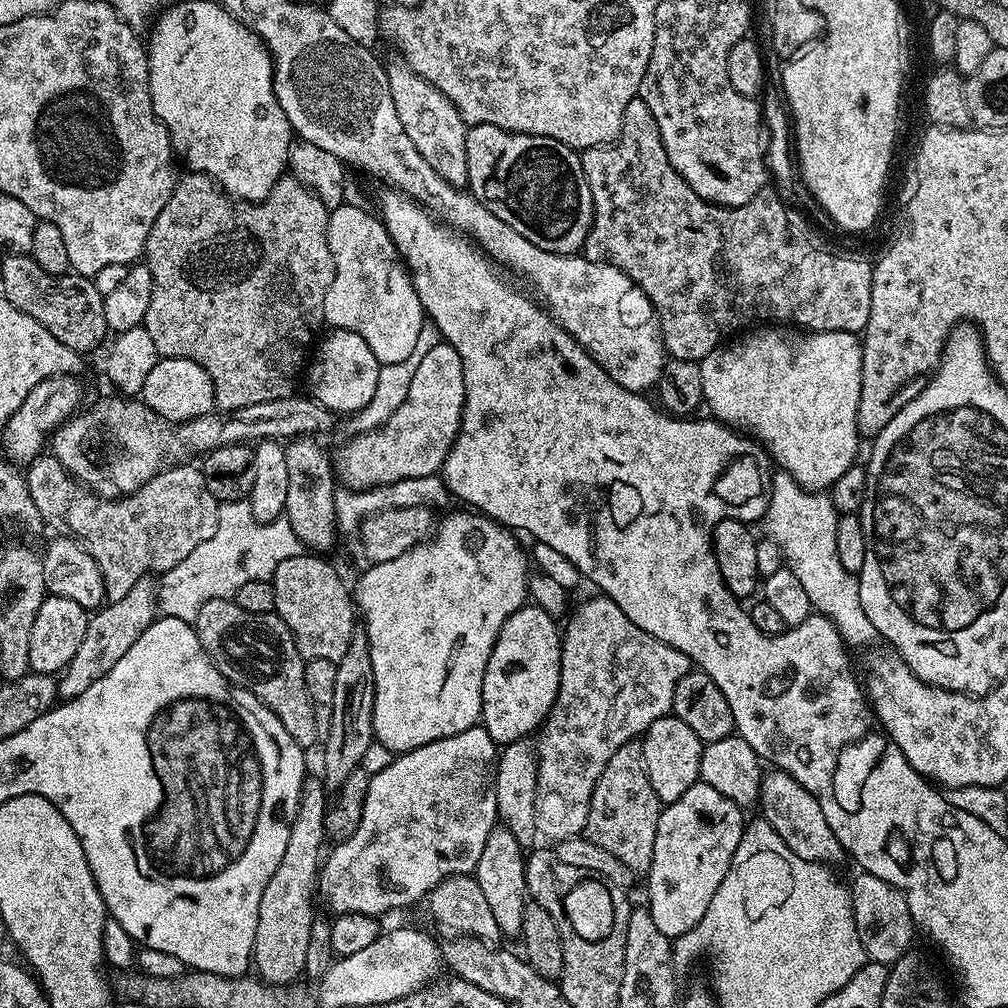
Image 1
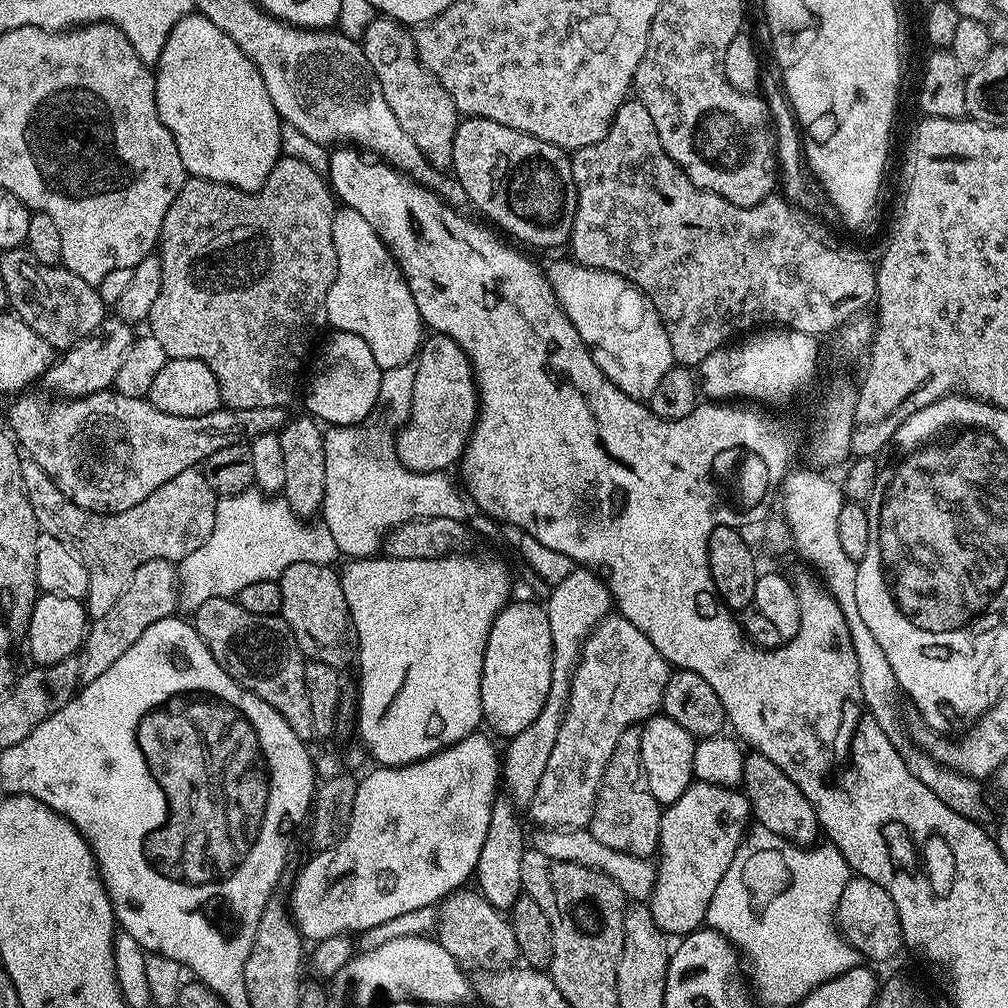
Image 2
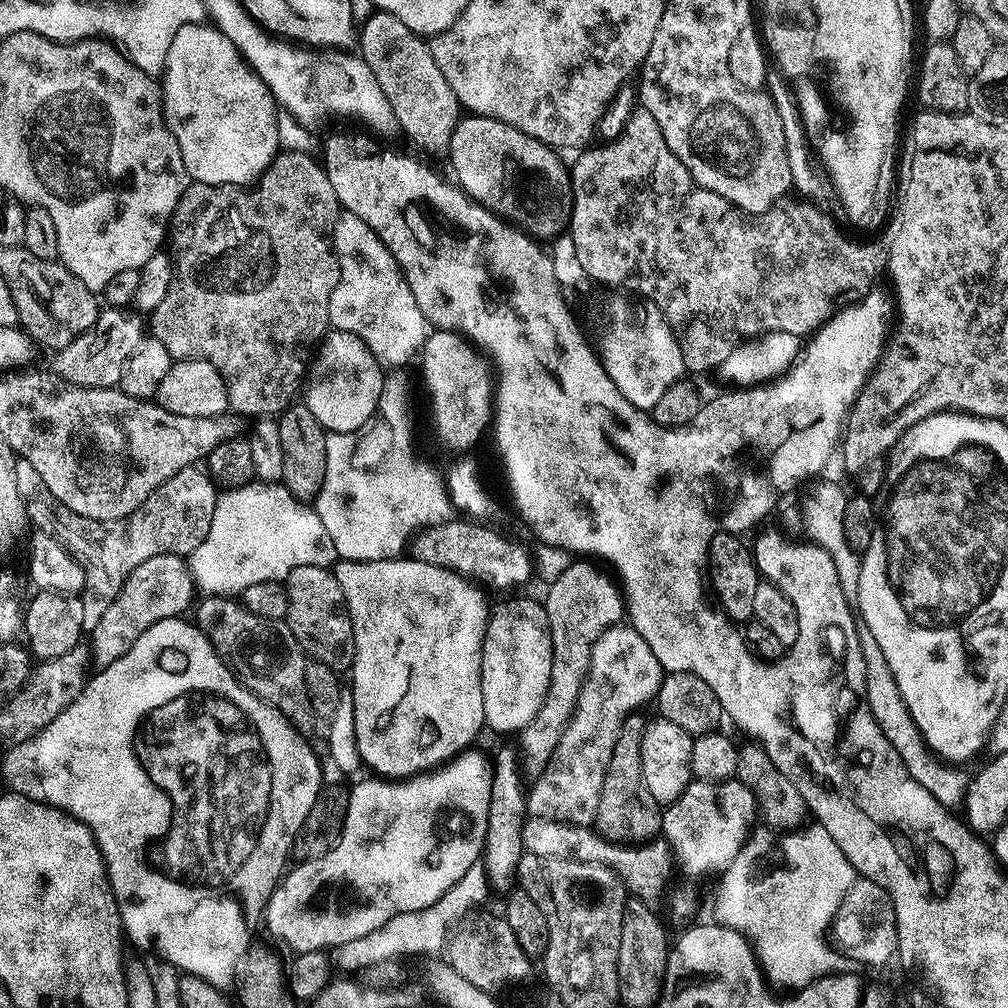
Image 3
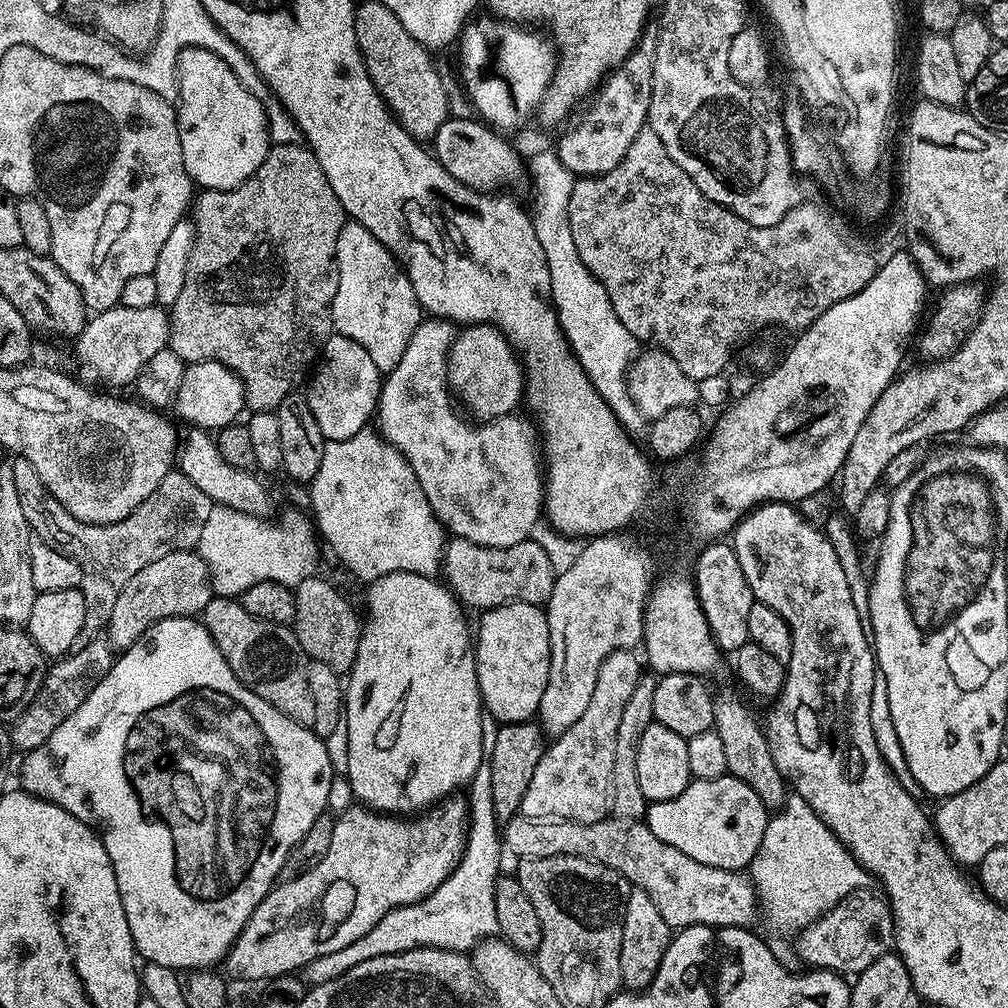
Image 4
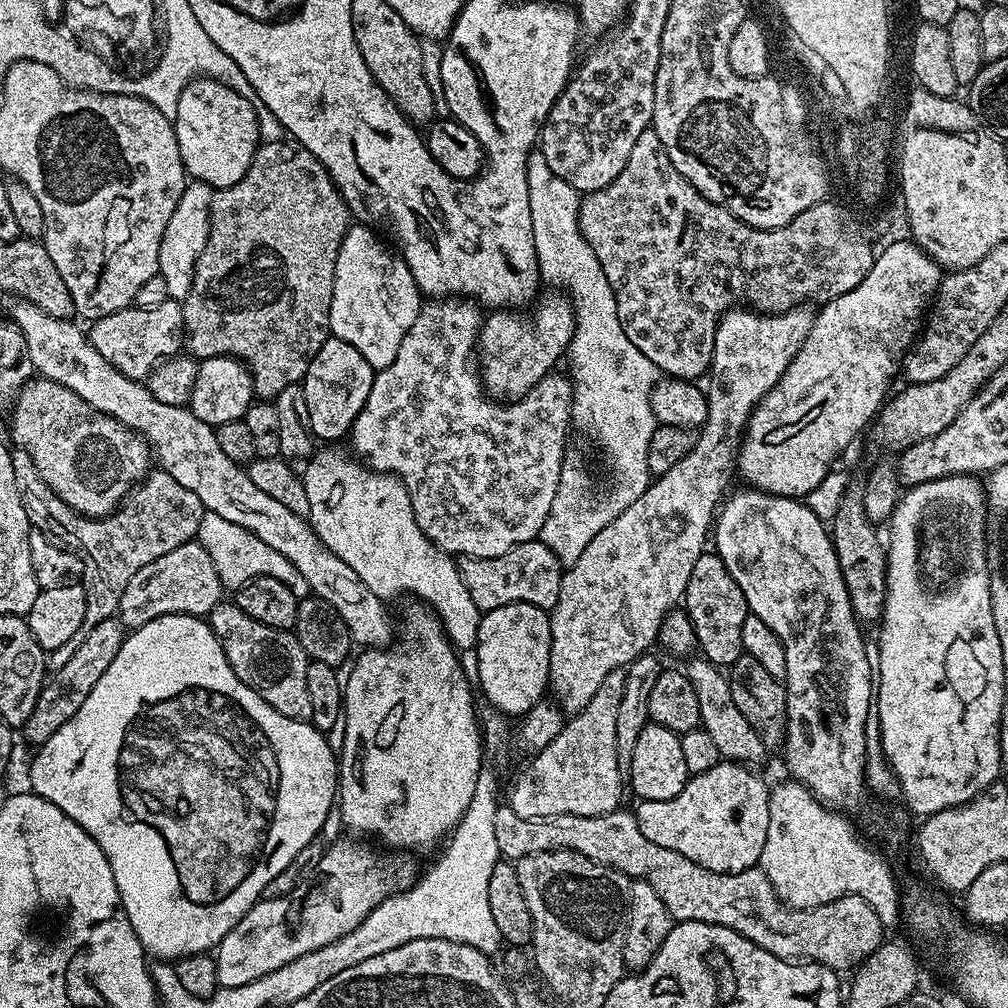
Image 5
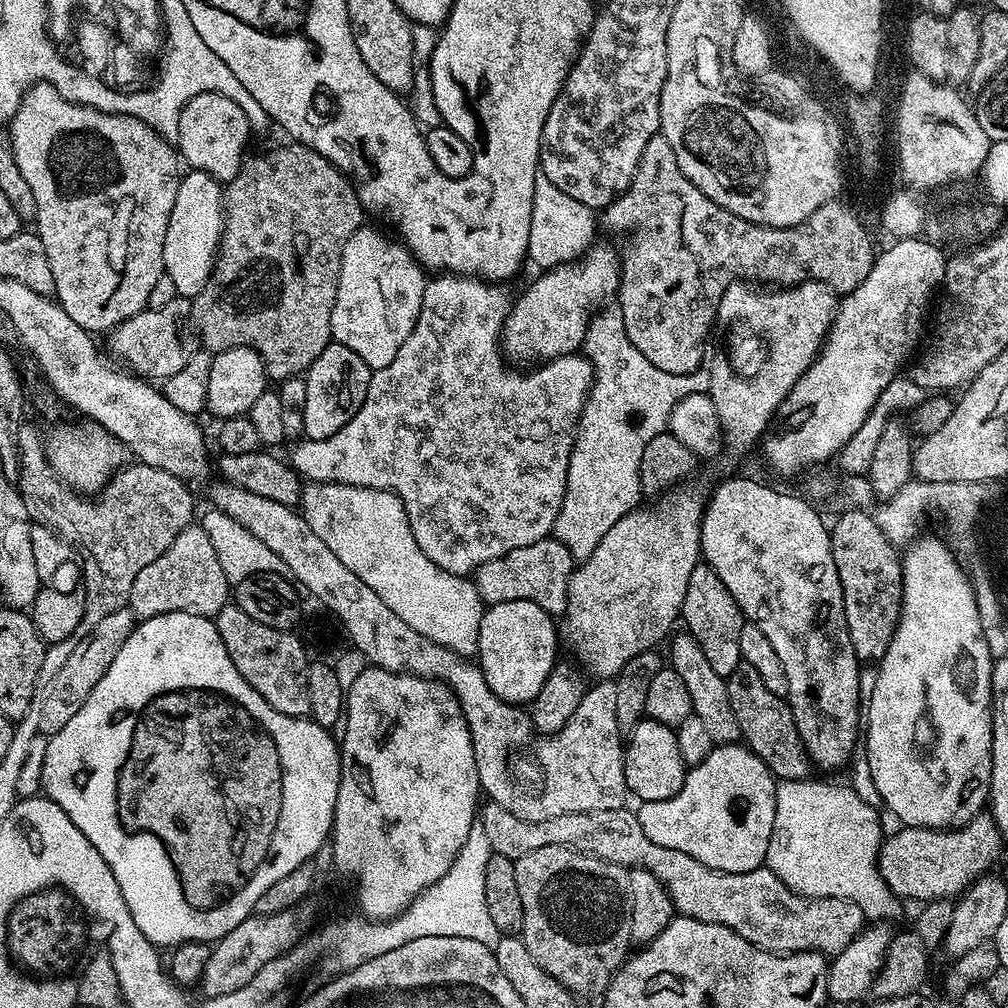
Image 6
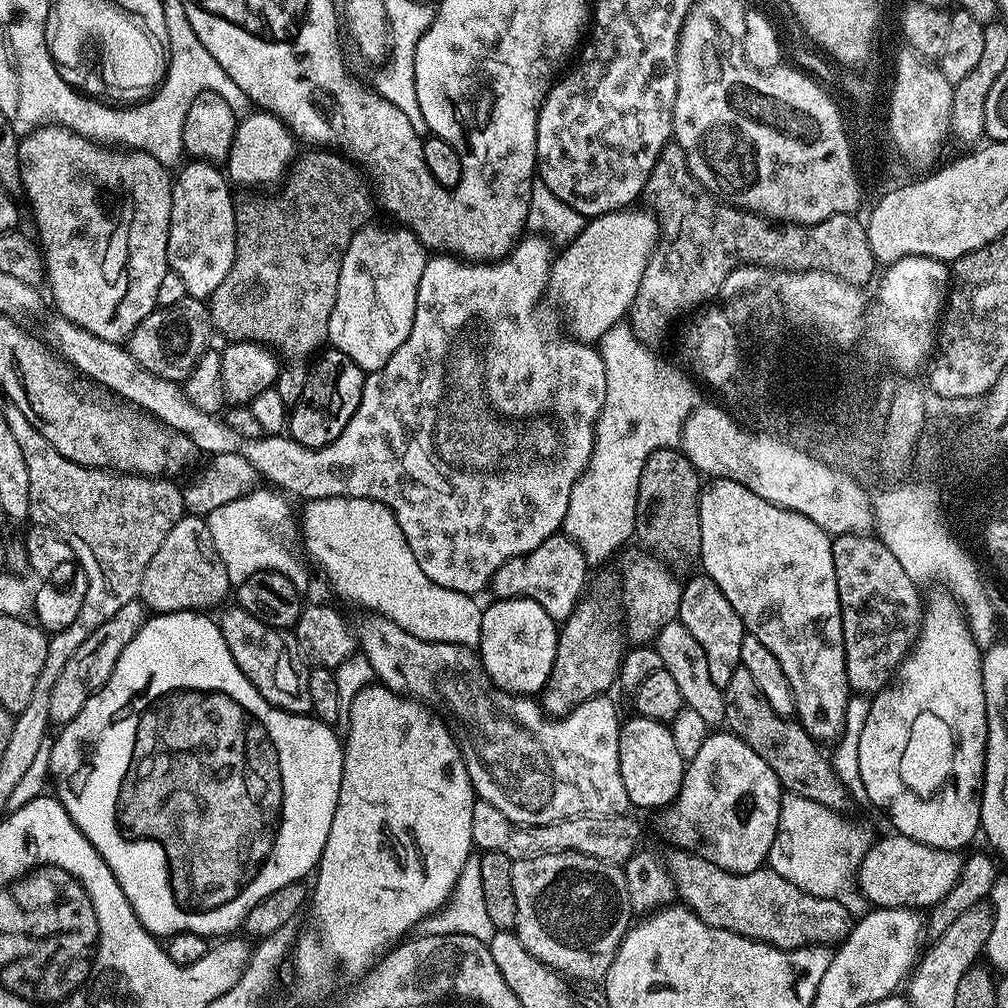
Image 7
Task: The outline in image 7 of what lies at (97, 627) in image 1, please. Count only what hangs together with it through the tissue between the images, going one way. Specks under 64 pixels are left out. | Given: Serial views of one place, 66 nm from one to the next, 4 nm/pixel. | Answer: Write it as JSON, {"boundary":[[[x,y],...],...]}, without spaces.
{"boundary":[[[173,530],[170,534],[166,534],[166,542],[162,542],[162,546],[158,546],[158,554],[154,554],[152,564],[155,565],[156,572],[160,575],[160,580],[164,584],[176,584],[168,592],[168,600],[173,609],[176,610],[212,610],[215,604],[223,605],[224,599],[229,599],[230,585],[228,583],[228,575],[226,574],[226,566],[222,566],[222,558],[218,558],[218,550],[214,550],[214,542],[210,538],[207,530],[200,532],[180,532],[181,530]]]}

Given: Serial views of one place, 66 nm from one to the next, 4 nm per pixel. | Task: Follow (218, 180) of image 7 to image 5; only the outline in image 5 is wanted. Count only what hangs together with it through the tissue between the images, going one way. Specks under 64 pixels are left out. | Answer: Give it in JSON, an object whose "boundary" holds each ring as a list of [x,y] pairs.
{"boundary":[[[201,180],[185,183],[182,198],[178,198],[178,206],[174,206],[174,214],[170,214],[170,222],[166,222],[166,234],[162,234],[162,246],[158,250],[158,275],[166,282],[166,294],[170,300],[183,302],[186,294],[190,294],[190,286],[194,282],[194,266],[202,254],[210,234],[213,189]]]}

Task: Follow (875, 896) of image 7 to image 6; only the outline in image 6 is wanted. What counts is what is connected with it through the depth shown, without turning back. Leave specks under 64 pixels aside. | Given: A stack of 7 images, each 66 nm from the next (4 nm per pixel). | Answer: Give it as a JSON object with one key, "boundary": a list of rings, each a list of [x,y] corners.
{"boundary":[[[981,814],[955,830],[939,828],[899,829],[880,845],[880,873],[890,890],[901,901],[947,900],[961,895],[989,871],[1000,856],[1002,841],[991,815]]]}

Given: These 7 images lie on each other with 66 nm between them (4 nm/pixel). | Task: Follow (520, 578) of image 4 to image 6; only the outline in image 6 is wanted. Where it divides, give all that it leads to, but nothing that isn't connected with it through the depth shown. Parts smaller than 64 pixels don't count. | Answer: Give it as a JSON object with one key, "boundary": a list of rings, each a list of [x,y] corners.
{"boundary":[[[545,538],[530,546],[510,550],[502,558],[491,560],[476,569],[474,583],[485,605],[502,602],[534,602],[553,618],[563,617],[568,601],[568,587],[574,571],[570,550],[555,538]]]}

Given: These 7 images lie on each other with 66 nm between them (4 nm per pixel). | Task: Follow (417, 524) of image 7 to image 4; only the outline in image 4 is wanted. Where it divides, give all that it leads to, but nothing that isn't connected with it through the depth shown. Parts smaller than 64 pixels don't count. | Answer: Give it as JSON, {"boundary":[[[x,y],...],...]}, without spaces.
{"boundary":[[[421,319],[398,366],[383,377],[374,420],[380,423],[380,436],[408,460],[432,513],[452,536],[461,536],[487,548],[509,548],[529,539],[542,520],[546,483],[542,471],[542,437],[537,425],[531,419],[523,420],[520,414],[473,422],[461,411],[448,383],[448,352],[456,341],[457,331],[457,325],[450,320]]]}

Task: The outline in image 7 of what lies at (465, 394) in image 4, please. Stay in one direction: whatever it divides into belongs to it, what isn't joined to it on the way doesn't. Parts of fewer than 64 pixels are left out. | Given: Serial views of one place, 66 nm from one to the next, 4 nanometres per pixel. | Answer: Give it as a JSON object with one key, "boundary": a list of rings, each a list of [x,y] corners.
{"boundary":[[[621,210],[619,212],[607,212],[604,216],[593,216],[585,223],[583,230],[578,234],[578,238],[574,238],[563,249],[564,252],[560,257],[551,261],[548,269],[548,284],[546,287],[547,295],[552,295],[556,299],[556,304],[562,311],[568,315],[568,329],[566,329],[567,335],[571,339],[579,340],[582,344],[595,345],[606,334],[606,330],[610,330],[610,326],[621,323],[625,319],[626,313],[631,309],[632,302],[636,297],[638,290],[640,289],[640,282],[642,280],[642,274],[648,260],[652,256],[652,251],[656,249],[656,241],[660,237],[659,225],[656,223],[656,218],[649,211],[644,212],[632,212],[636,210]]]}

